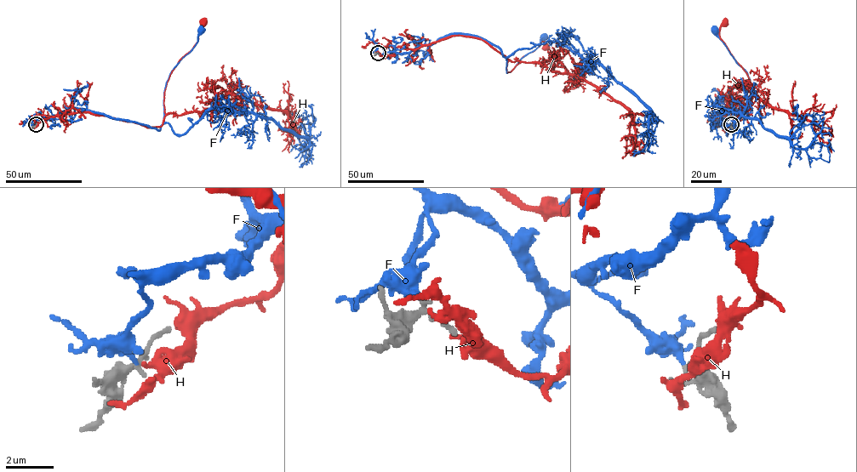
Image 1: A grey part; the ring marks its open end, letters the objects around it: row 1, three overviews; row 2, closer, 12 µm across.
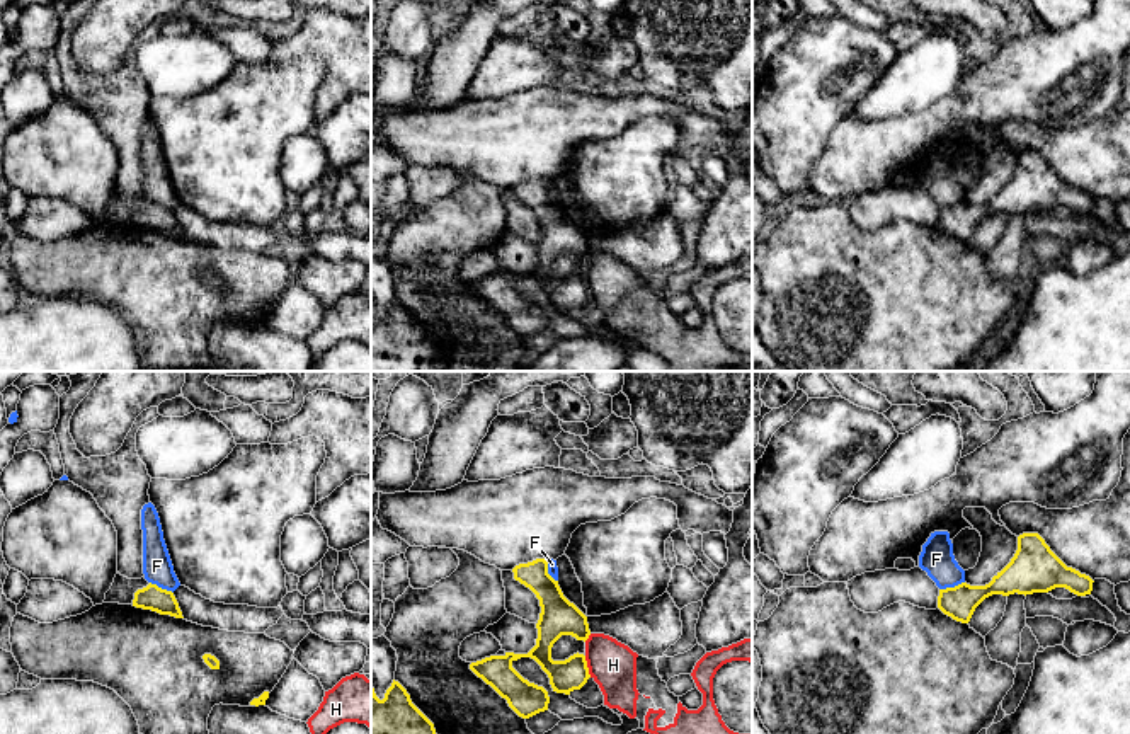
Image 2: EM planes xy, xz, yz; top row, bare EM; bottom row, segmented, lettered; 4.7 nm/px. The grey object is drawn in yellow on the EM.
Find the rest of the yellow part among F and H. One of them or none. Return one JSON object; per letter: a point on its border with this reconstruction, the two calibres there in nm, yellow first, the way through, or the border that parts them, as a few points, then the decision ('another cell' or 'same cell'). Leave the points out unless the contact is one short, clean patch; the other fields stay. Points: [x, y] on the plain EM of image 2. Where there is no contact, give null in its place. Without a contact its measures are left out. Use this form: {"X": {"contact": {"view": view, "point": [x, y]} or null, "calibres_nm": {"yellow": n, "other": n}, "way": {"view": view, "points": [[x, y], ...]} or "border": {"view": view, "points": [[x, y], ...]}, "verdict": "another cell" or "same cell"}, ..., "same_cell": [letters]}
{"F": {"contact": {"view": "yz", "point": [952, 206]}, "calibres_nm": {"yellow": 160, "other": 160}, "border": {"view": "yz", "points": [[964, 200], [940, 208]]}, "verdict": "another cell"}, "H": {"contact": {"view": "xz", "point": [586, 285]}, "calibres_nm": {"yellow": 160, "other": 220}, "border": {"view": "xz", "points": [[584, 275], [591, 295]]}, "verdict": "another cell"}, "same_cell": []}

